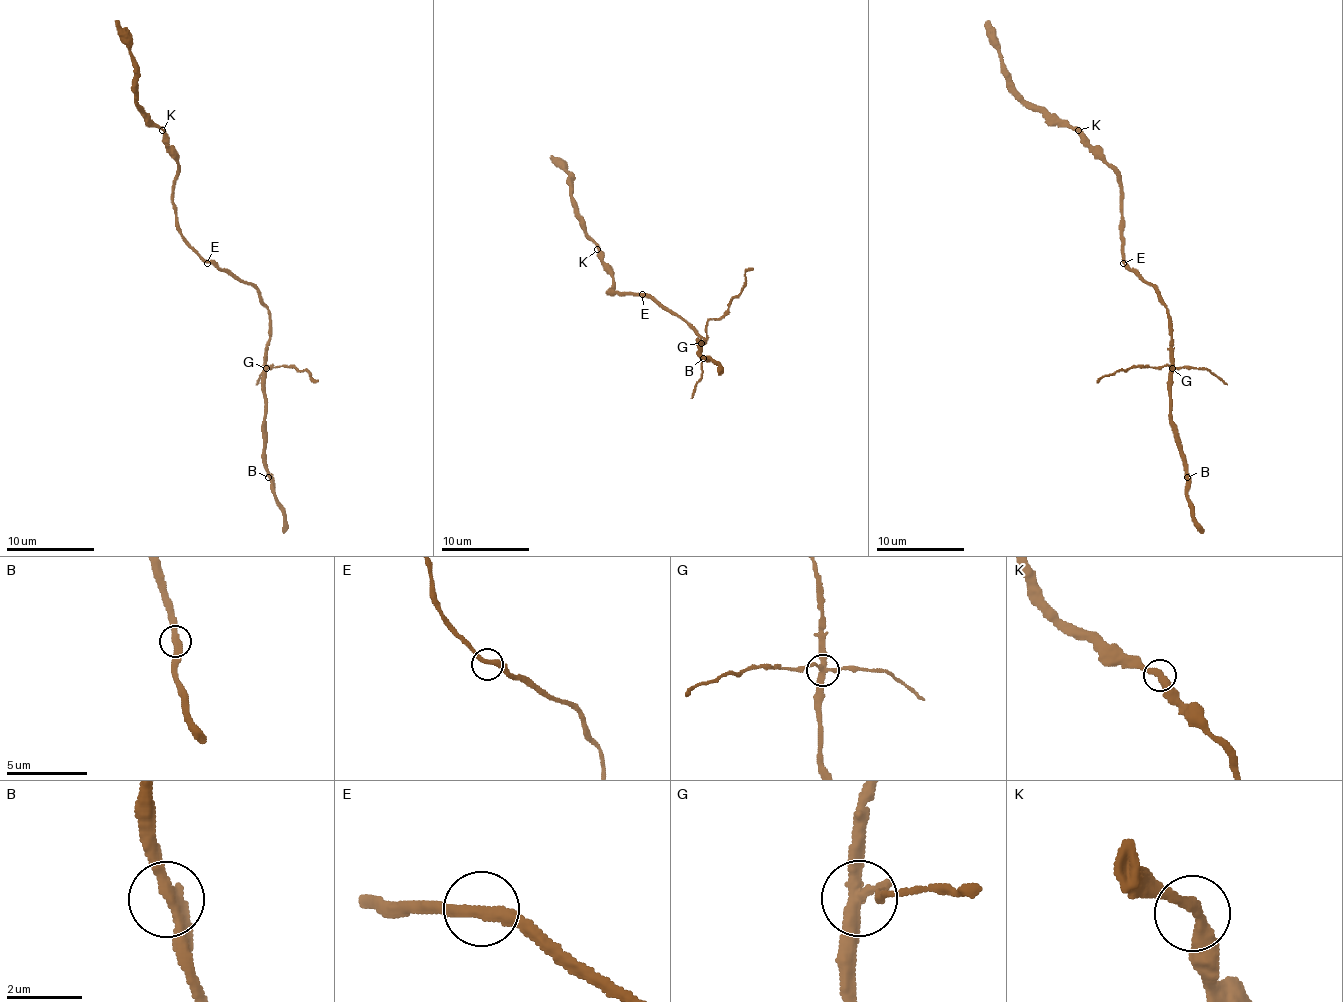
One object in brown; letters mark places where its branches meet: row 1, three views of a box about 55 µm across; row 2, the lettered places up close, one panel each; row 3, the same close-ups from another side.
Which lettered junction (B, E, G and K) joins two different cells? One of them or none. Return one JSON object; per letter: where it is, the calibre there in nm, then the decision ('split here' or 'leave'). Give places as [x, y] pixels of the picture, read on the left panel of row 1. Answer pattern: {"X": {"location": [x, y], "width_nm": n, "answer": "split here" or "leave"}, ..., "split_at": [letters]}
{"B": {"location": [268, 477], "width_nm": 360, "answer": "leave"}, "E": {"location": [207, 263], "width_nm": 320, "answer": "leave"}, "G": {"location": [266, 368], "width_nm": 320, "answer": "split here"}, "K": {"location": [162, 130], "width_nm": 340, "answer": "leave"}, "split_at": ["G"]}

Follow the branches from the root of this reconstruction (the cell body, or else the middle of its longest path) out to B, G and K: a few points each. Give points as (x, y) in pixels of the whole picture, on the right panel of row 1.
B: (1125, 261), (1158, 291), (1160, 302), (1169, 311), (1171, 430), (1187, 477)
G: (1125, 261), (1158, 291), (1160, 302), (1169, 311), (1171, 369)
K: (1125, 261), (1120, 177), (1078, 130)

